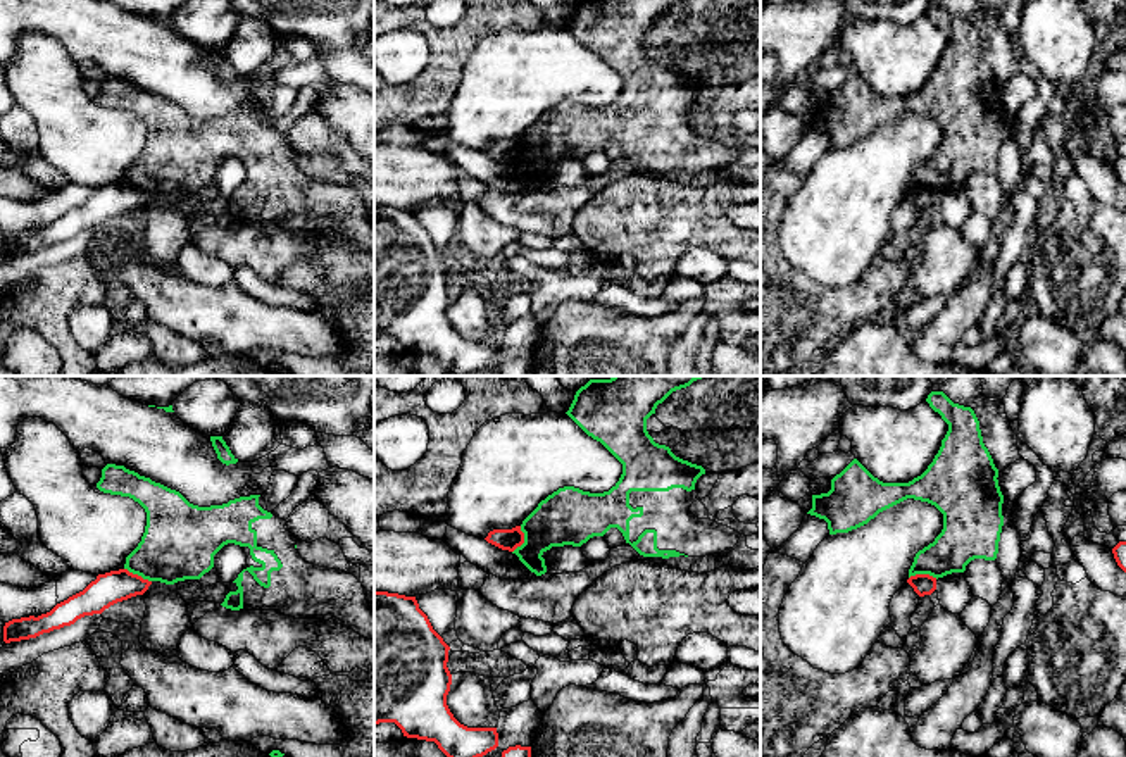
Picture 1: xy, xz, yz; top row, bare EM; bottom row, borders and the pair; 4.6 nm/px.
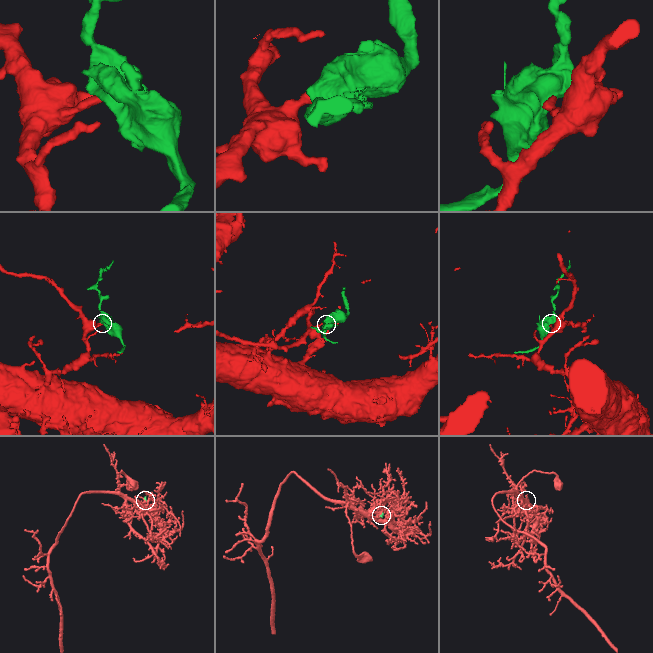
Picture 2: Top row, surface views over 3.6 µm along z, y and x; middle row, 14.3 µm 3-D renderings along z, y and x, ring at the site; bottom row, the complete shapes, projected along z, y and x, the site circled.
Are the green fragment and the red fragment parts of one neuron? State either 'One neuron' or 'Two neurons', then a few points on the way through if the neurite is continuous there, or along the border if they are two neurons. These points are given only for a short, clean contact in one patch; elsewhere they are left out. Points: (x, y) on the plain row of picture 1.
Two neurons. Boundary: xz (521, 140), (523, 156), (512, 166)

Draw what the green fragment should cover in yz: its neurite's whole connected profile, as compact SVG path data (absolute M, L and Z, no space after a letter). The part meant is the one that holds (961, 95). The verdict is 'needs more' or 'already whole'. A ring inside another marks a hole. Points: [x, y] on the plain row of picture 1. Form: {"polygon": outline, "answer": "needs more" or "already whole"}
{"polygon": "M931 5L926 16L948 38L948 45L933 76L921 90L909 97L883 97L854 72L831 93L831 103L828 107L812 109L812 122L807 128L824 133L829 148L836 148L867 138L879 126L907 112L928 116L943 128L943 143L933 157L916 167L909 191L929 188L938 193L952 186L964 186L966 179L974 172L997 172L1004 140L1004 109L997 93L998 83L983 57L974 24L954 17L943 5Z", "answer": "already whole"}

